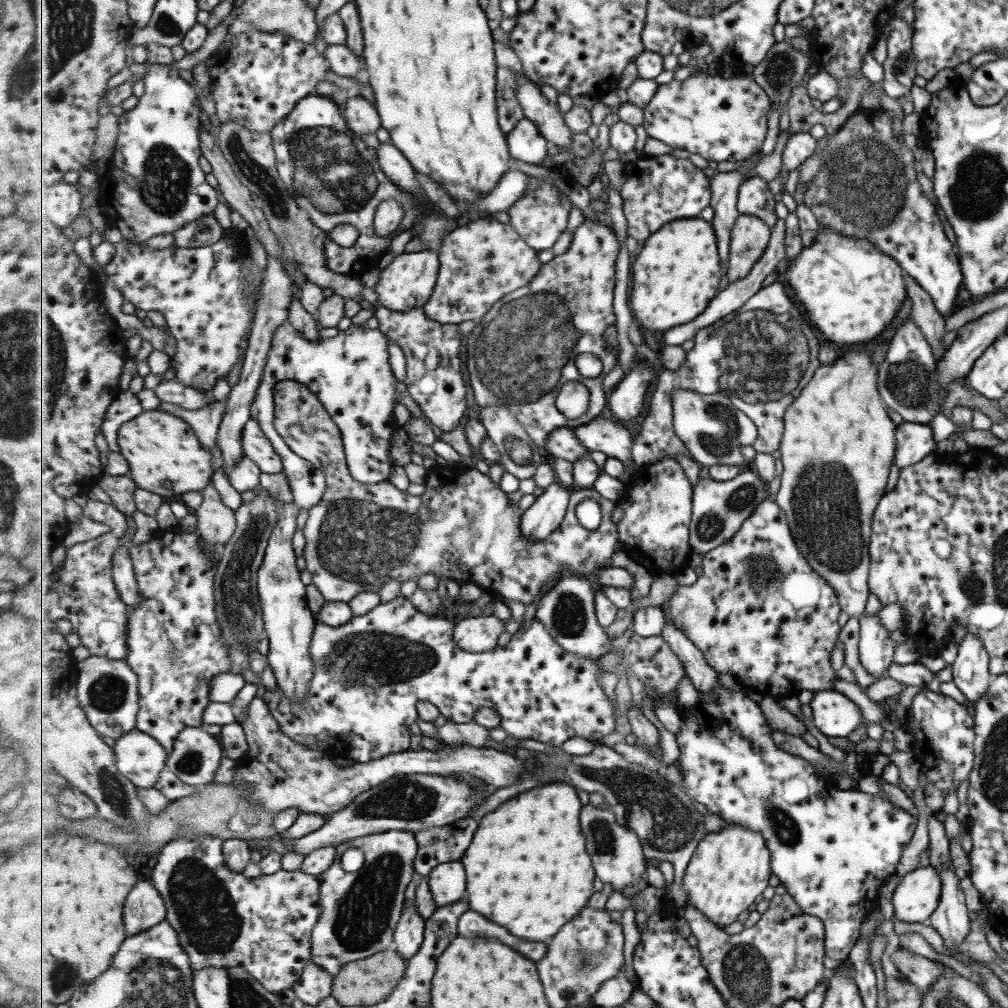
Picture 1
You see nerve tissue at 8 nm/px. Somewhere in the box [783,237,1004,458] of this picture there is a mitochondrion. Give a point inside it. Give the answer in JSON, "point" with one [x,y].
{"point":[906,381]}

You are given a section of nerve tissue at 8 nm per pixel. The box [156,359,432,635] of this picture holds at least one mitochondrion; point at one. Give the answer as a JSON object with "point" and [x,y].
{"point":[283,424]}

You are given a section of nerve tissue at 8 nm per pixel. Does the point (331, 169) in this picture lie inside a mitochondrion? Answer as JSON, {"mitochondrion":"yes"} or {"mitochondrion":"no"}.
{"mitochondrion":"yes"}

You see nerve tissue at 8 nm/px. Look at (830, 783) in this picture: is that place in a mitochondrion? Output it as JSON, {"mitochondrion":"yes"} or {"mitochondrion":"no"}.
{"mitochondrion":"no"}

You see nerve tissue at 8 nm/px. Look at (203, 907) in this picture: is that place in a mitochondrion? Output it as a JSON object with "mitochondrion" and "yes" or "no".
{"mitochondrion":"yes"}

